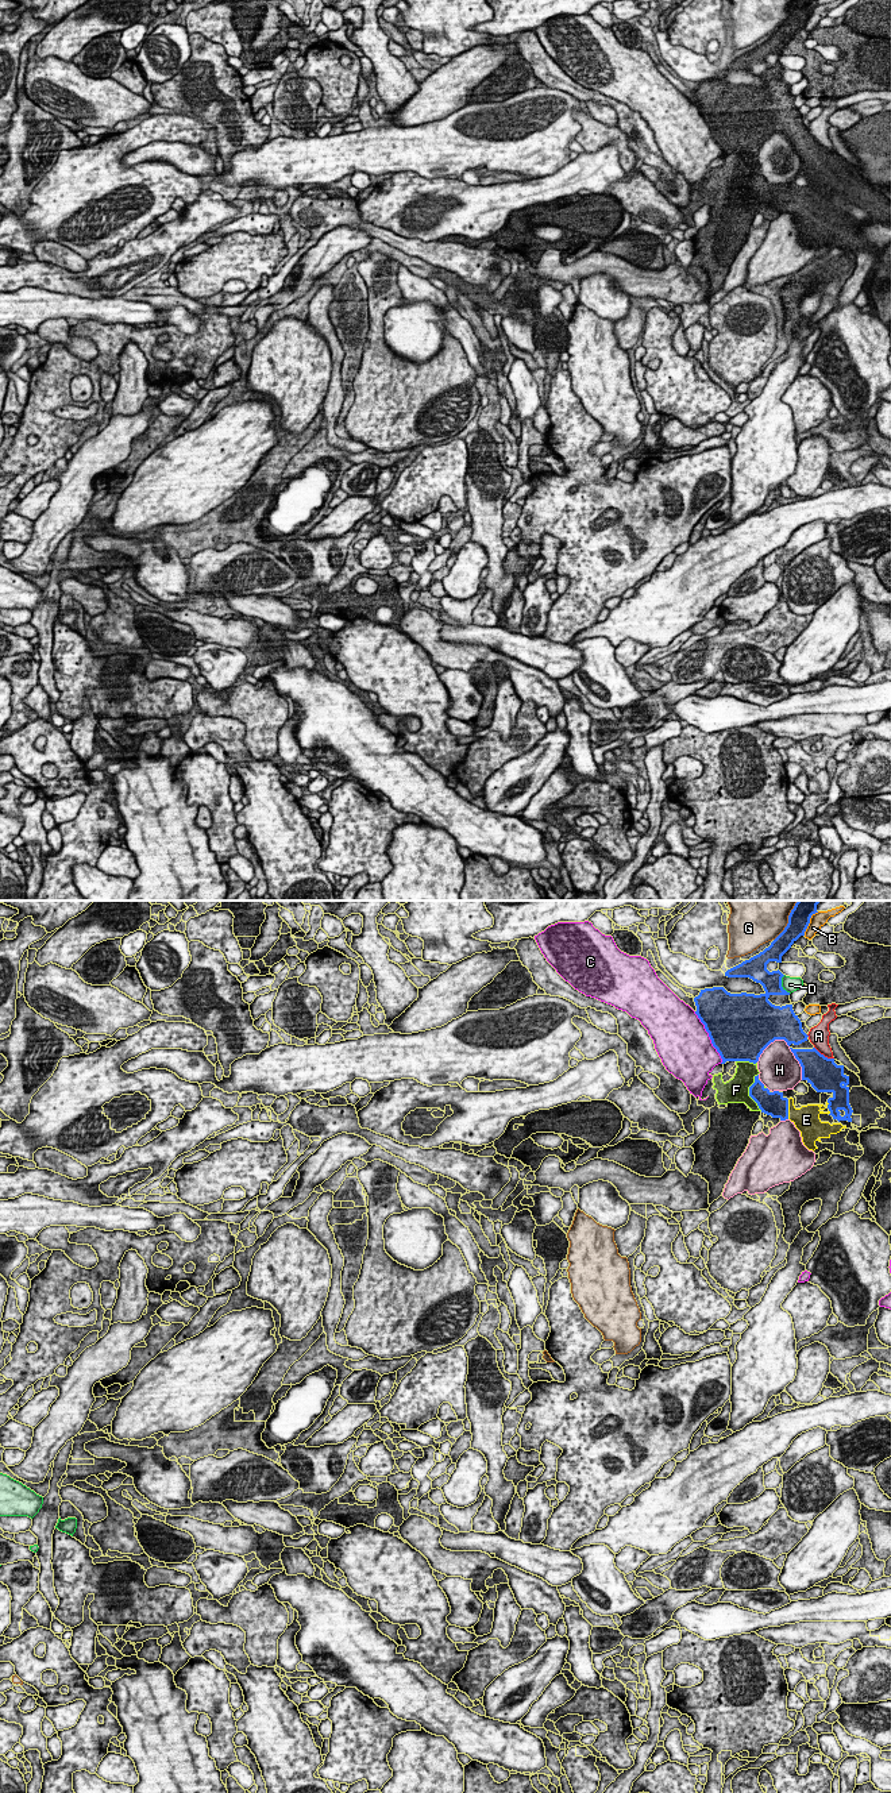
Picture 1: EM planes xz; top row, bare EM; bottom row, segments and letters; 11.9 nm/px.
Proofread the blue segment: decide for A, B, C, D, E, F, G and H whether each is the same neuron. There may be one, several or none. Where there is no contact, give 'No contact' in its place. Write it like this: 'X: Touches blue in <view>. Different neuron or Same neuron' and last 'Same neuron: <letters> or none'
A: Touches blue in xz. Different neuron
B: Touches blue in xz. Different neuron
C: Touches blue in xz. Different neuron
D: Touches blue in xz. Different neuron
E: Touches blue in xz. Same neuron
F: Touches blue in xz. Different neuron
G: Touches blue in xz. Different neuron
H: Touches blue in xz. Different neuron
Same neuron: E

